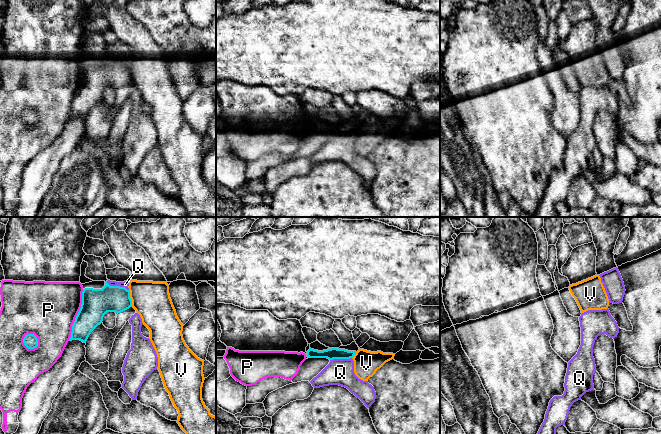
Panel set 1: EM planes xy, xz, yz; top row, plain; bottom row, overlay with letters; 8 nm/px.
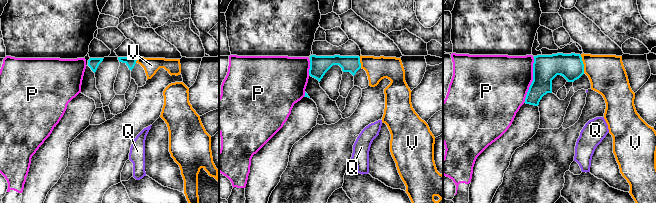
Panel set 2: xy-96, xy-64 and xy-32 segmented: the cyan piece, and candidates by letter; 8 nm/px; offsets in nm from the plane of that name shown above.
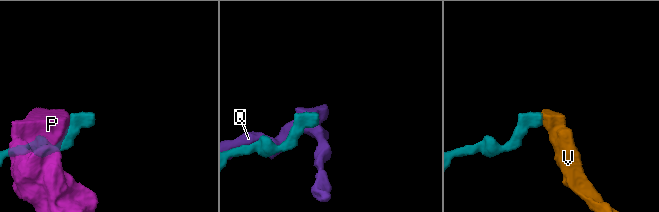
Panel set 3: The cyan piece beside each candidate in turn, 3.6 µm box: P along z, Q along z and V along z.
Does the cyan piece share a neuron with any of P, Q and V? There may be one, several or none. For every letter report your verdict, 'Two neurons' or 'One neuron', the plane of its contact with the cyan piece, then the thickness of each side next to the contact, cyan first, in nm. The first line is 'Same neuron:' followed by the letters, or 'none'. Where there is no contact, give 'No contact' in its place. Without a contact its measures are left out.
Same neuron: none
P: Two neurons. Touches cyan in xy. Thickness 220 nm (cyan) against 460 nm
Q: Two neurons. Touches cyan in xy. Thickness 220 nm (cyan) against 50 nm
V: Two neurons. Touches cyan in xy. Thickness 220 nm (cyan) against 300 nm

